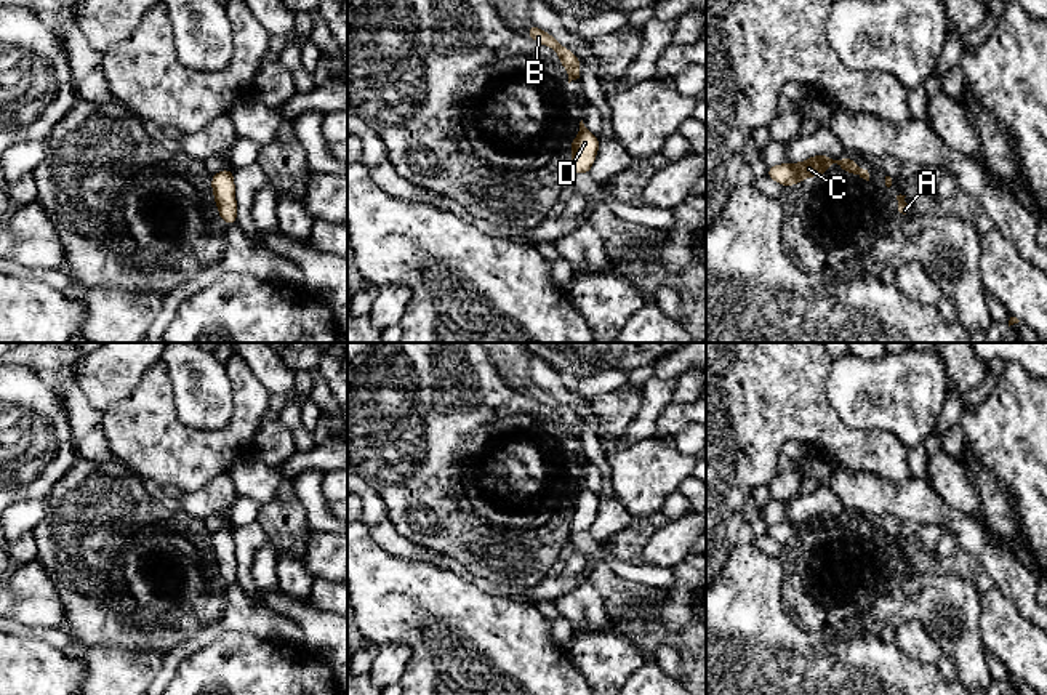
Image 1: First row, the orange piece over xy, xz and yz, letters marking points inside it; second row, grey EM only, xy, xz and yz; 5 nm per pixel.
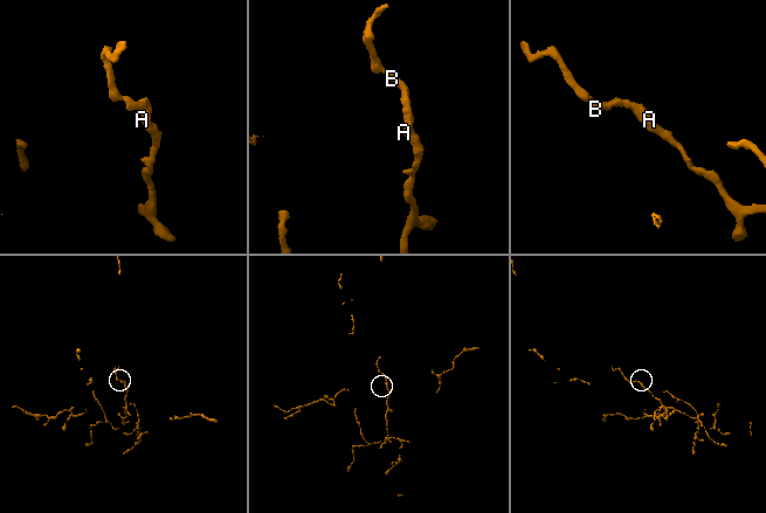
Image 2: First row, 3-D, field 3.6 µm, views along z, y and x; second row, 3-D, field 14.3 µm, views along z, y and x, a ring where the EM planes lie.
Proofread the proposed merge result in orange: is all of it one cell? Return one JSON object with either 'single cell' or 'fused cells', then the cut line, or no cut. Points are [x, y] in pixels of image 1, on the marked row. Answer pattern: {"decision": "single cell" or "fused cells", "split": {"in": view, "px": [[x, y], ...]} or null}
{"decision": "single cell", "split": null}

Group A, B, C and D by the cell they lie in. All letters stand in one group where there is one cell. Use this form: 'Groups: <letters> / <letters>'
Groups: A B C D

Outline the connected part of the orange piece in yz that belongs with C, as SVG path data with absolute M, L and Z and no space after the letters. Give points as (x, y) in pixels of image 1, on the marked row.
M813 155L805 162L799 163L781 163L775 167L767 167L767 175L773 181L776 181L781 186L791 187L792 184L802 183L808 176L821 176L826 173L826 170L837 163L842 167L844 175L845 173L855 173L860 178L869 181L868 170L858 167L848 155L839 160L831 159L829 155Z

